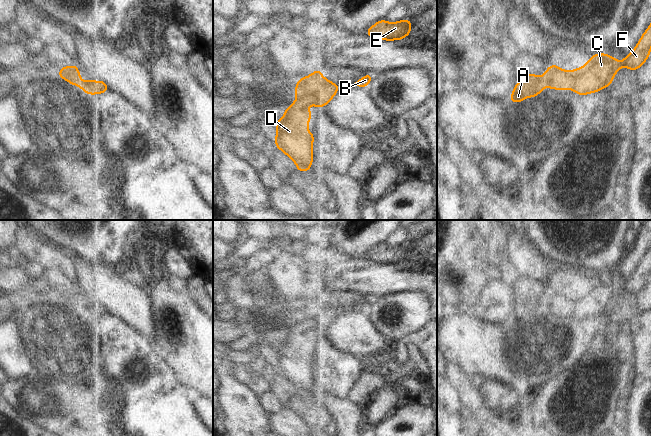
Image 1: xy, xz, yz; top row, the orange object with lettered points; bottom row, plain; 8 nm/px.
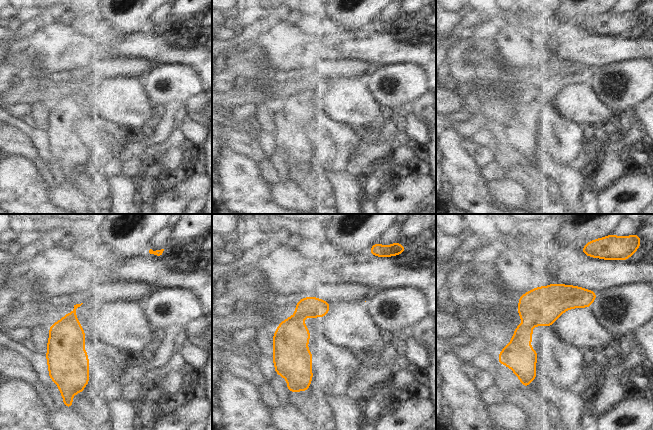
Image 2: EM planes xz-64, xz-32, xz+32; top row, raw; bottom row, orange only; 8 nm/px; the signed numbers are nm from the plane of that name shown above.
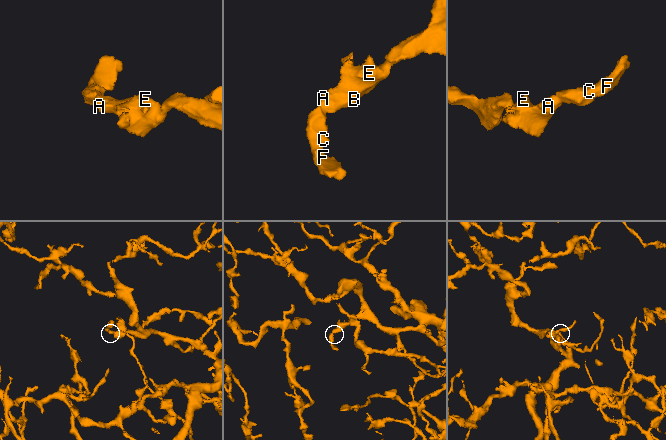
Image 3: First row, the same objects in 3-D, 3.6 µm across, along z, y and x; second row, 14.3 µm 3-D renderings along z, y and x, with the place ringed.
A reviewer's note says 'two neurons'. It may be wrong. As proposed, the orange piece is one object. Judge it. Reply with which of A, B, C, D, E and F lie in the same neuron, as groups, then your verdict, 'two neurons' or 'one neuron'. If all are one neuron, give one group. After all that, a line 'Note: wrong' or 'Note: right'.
groups A B C D E F; one neuron
Note: wrong

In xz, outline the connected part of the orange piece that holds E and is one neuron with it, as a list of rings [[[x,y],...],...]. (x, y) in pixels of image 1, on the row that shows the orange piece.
[[[385,20],[378,21],[371,26],[366,35],[379,40],[401,40],[411,32],[411,20],[402,20],[389,23]]]

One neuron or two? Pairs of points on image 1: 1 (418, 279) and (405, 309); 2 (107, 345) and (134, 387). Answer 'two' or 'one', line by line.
1: two
2: one

